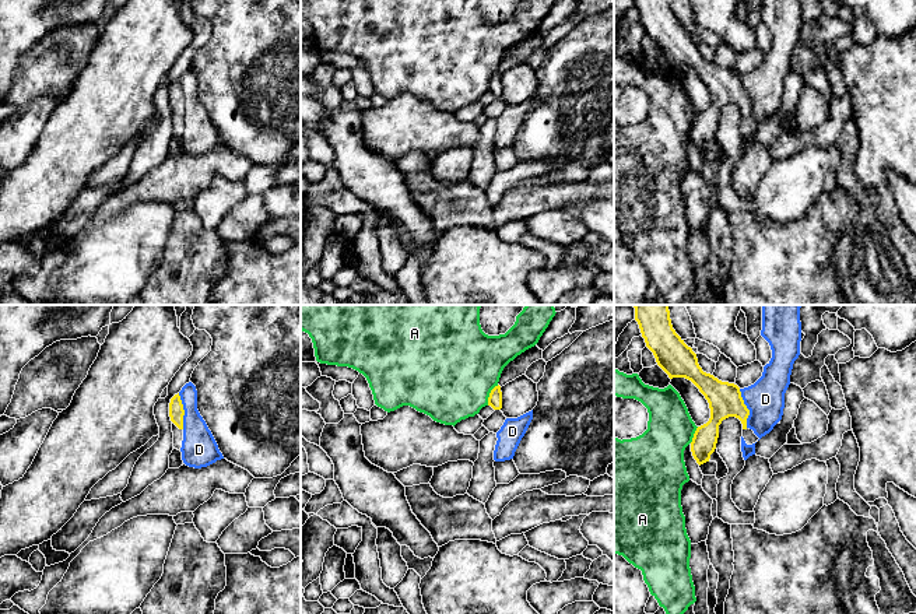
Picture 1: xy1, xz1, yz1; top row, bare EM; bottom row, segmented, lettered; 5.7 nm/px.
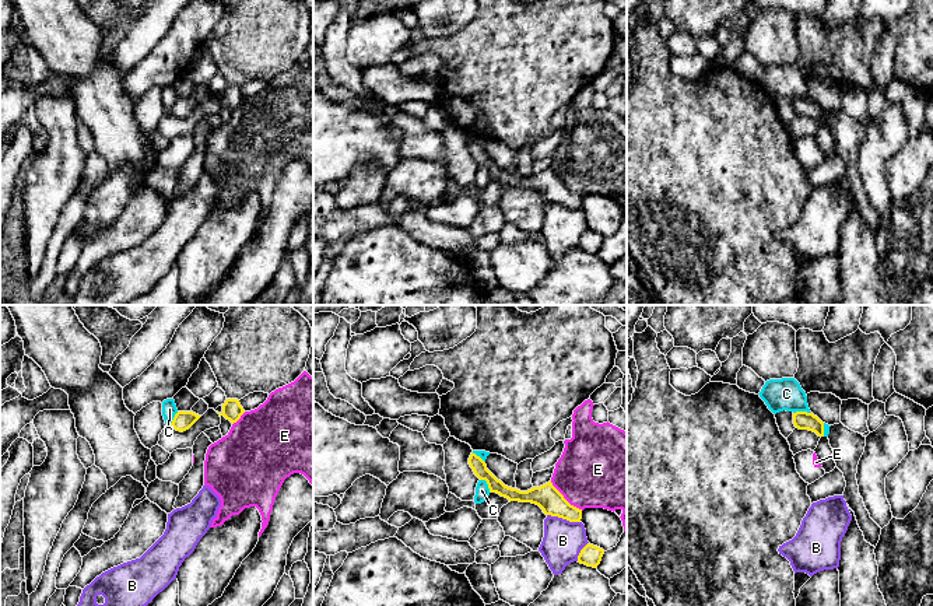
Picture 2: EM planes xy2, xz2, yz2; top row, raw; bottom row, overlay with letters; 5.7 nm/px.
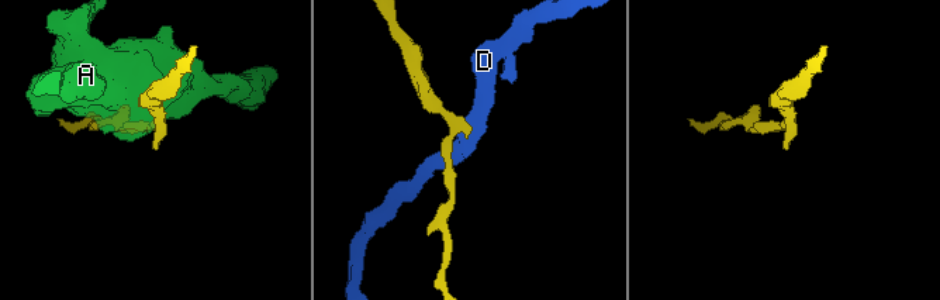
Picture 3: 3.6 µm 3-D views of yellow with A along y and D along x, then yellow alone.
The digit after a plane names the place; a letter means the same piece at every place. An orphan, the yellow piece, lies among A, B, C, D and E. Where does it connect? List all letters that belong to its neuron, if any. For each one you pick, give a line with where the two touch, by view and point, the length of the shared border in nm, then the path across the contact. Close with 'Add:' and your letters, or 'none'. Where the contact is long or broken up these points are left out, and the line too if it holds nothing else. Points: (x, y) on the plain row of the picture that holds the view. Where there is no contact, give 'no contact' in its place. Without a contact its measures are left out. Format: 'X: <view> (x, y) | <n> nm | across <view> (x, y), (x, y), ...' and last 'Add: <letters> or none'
Add: none

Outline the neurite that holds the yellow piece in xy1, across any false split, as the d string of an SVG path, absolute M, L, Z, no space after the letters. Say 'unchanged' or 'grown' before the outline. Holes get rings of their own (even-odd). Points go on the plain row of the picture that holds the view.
grown; M179 80L171 85L169 90L169 103L172 108L172 119L173 119L173 134L180 137L183 127L183 91Z

